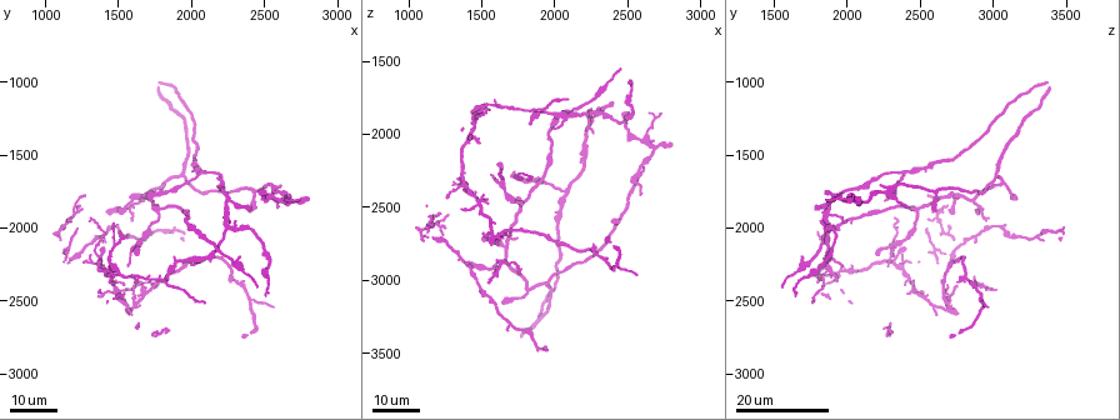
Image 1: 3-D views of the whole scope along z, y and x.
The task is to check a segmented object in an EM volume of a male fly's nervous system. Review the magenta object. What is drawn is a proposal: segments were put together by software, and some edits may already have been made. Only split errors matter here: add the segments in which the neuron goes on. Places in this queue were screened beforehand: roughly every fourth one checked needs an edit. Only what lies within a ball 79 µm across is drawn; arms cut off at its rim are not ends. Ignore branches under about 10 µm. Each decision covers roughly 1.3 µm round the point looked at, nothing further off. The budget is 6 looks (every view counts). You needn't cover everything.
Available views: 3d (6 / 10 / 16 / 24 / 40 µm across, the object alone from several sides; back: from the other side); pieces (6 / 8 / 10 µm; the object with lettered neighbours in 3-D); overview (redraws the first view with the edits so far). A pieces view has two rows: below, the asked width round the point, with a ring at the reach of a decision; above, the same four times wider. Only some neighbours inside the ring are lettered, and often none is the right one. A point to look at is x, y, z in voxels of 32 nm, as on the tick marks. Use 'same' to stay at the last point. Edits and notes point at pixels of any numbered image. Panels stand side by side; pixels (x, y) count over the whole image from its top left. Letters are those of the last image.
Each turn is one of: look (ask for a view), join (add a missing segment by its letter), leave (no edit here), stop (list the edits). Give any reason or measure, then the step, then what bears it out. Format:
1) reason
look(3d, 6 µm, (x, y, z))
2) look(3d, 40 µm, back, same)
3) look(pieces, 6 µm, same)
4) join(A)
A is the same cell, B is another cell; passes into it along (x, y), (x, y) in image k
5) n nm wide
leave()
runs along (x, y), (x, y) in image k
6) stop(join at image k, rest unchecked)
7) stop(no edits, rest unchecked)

free end
look(3d, 16 µm, (2500, 1740, 1840))

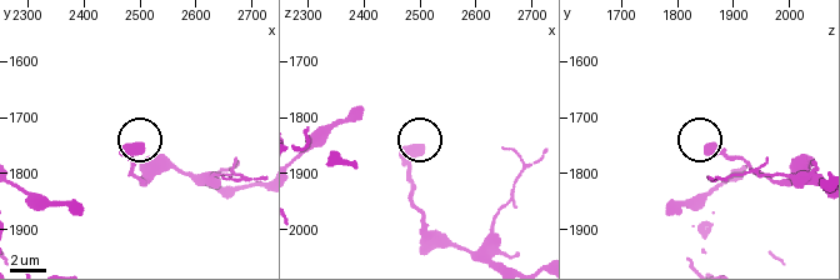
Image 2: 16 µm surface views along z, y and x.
look(pieces, 8 µm, (2495, 1755, 1855))

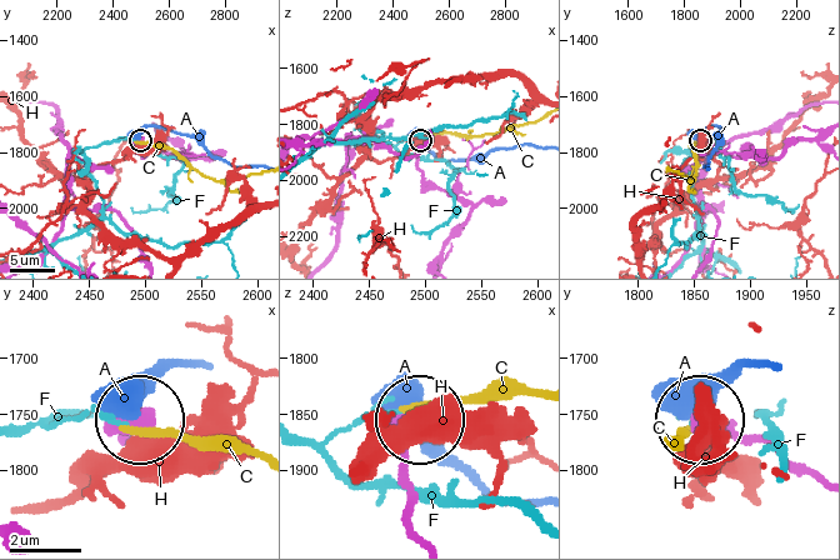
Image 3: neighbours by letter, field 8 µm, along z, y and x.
600 nm wide
leave()
A, C, F and H are other cells; no lettered segment goes on from it

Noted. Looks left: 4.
thick end
look(3d, 24 µm, (1500, 1900, 2720))

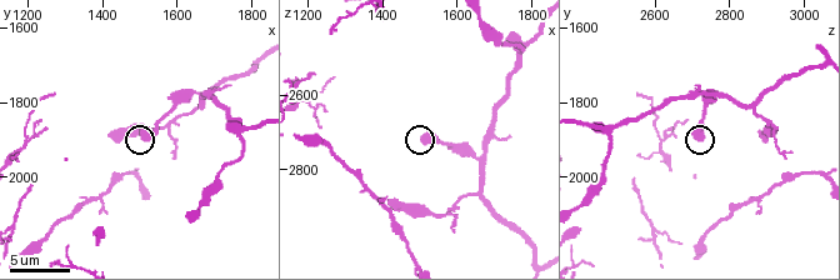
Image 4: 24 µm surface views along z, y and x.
look(pieces, 6 µm, (1510, 1900, 2720))

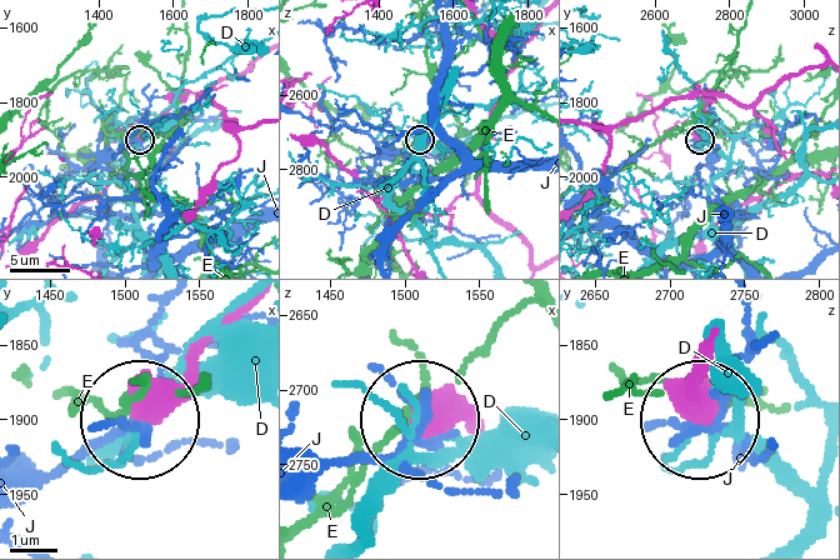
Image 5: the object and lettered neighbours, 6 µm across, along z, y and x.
leave()
D, E and J are other cells; runs along (248, 300), (188, 384), (144, 415) in image 5; no lettered segment goes on from it

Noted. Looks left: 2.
an open end
look(3d, 16 µm, (2400, 1880, 2600))

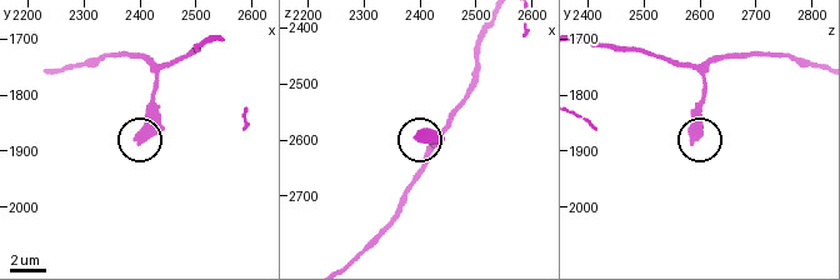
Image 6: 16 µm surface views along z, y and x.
look(pieces, 8 µm, (2400, 1885, 2585))

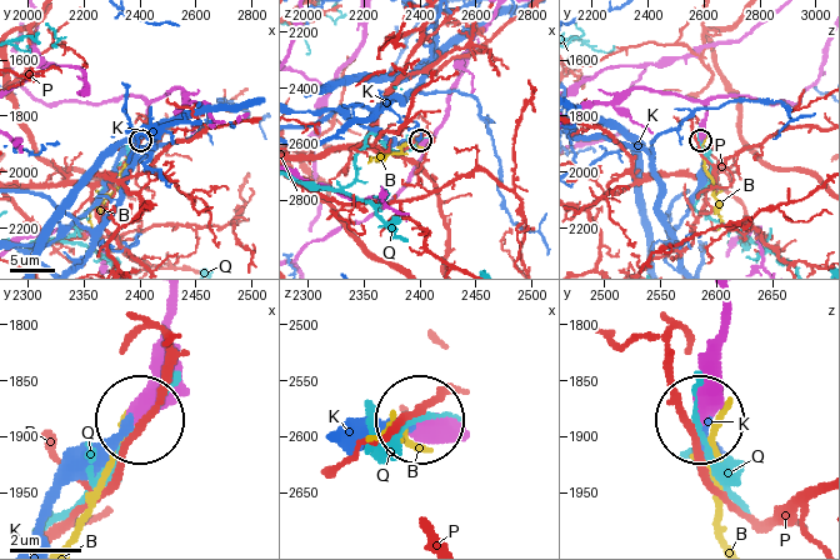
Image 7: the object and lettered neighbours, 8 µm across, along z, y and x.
460 nm wide
leave()
B, K, P and Q are other cells; runs along (728, 301), (719, 391), (704, 415) in image 7; no lettered segment goes on from it

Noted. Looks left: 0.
stop(no edits, rest unchecked)

